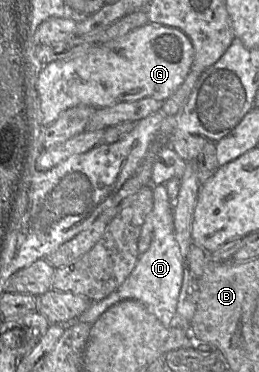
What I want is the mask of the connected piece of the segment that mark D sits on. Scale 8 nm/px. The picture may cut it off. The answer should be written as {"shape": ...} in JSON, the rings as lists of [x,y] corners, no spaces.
{"shape":[[[158,185],[158,188],[156,188],[154,210],[152,213],[154,214],[154,231],[153,231],[153,238],[152,238],[151,245],[150,245],[149,249],[144,254],[139,256],[138,262],[137,262],[134,270],[126,278],[126,280],[118,288],[116,288],[112,293],[110,293],[107,297],[105,297],[101,300],[98,300],[98,301],[92,301],[90,303],[90,306],[87,308],[87,310],[85,312],[83,312],[79,317],[74,318],[74,319],[69,320],[69,321],[64,322],[64,323],[52,323],[52,324],[61,325],[63,327],[63,329],[74,326],[75,324],[77,324],[79,322],[93,324],[109,307],[113,306],[114,304],[119,303],[123,300],[137,300],[137,301],[142,302],[145,305],[145,307],[147,308],[147,310],[150,313],[154,314],[158,318],[158,320],[162,322],[162,324],[164,326],[170,327],[170,323],[171,323],[172,318],[177,314],[177,302],[178,302],[178,297],[180,294],[180,290],[181,290],[181,286],[182,286],[182,279],[183,279],[183,259],[184,258],[181,255],[179,245],[178,245],[176,238],[175,238],[175,235],[174,235],[173,202],[170,200],[169,196],[167,194],[167,190],[164,187],[164,185]]]}

